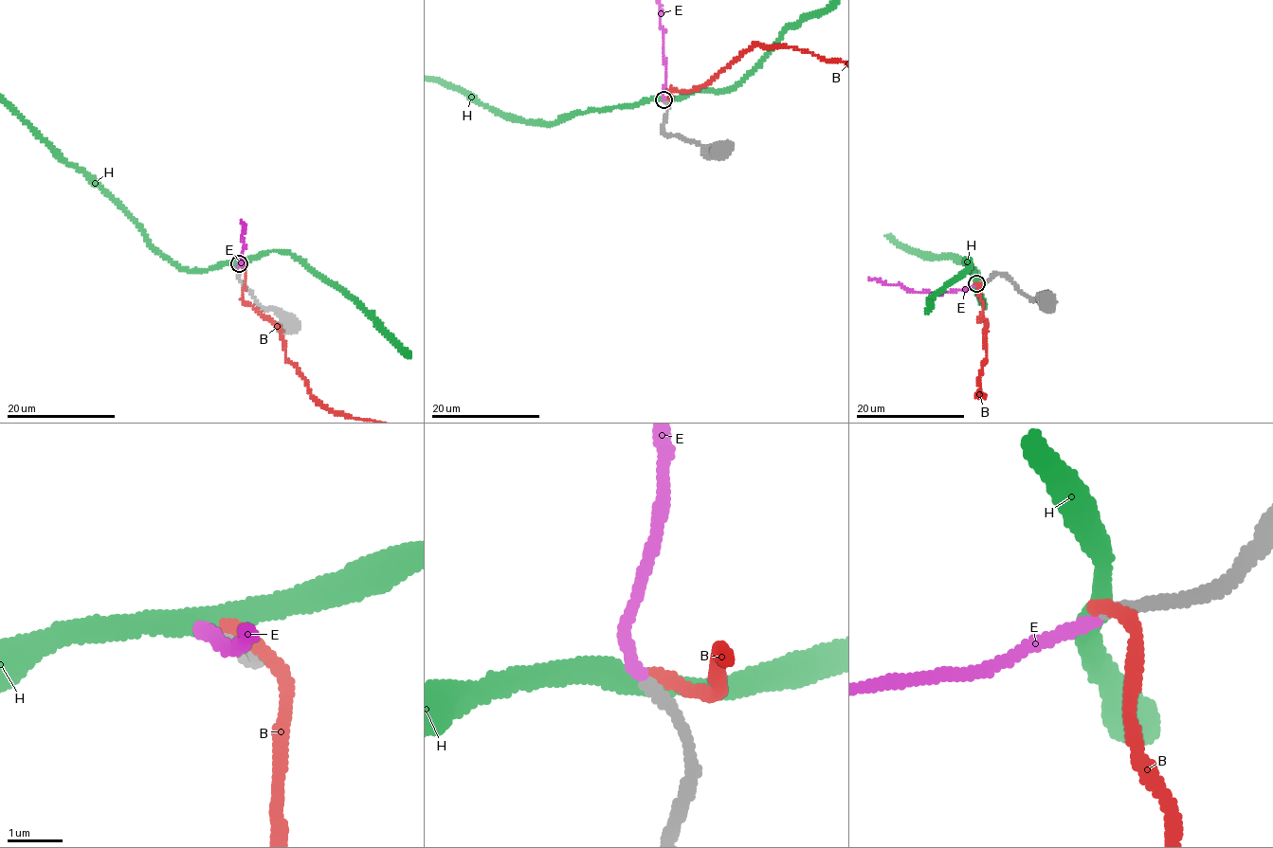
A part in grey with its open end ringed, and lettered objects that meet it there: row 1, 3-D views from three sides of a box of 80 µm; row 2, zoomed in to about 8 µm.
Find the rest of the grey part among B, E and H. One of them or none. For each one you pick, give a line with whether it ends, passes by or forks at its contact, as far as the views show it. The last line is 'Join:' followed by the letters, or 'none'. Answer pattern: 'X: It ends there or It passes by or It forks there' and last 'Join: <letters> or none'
E: It ends there
Join: E

